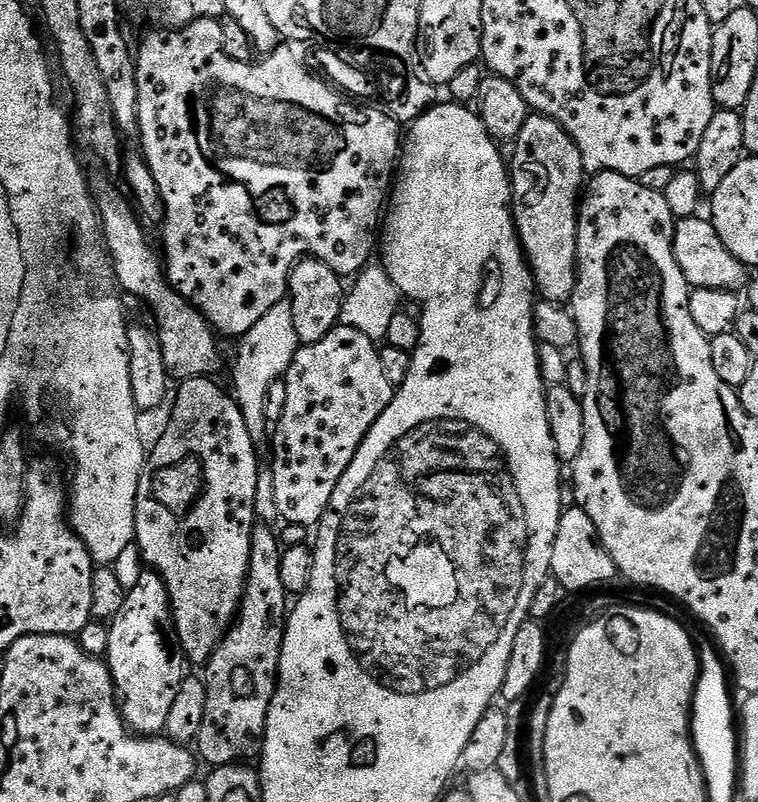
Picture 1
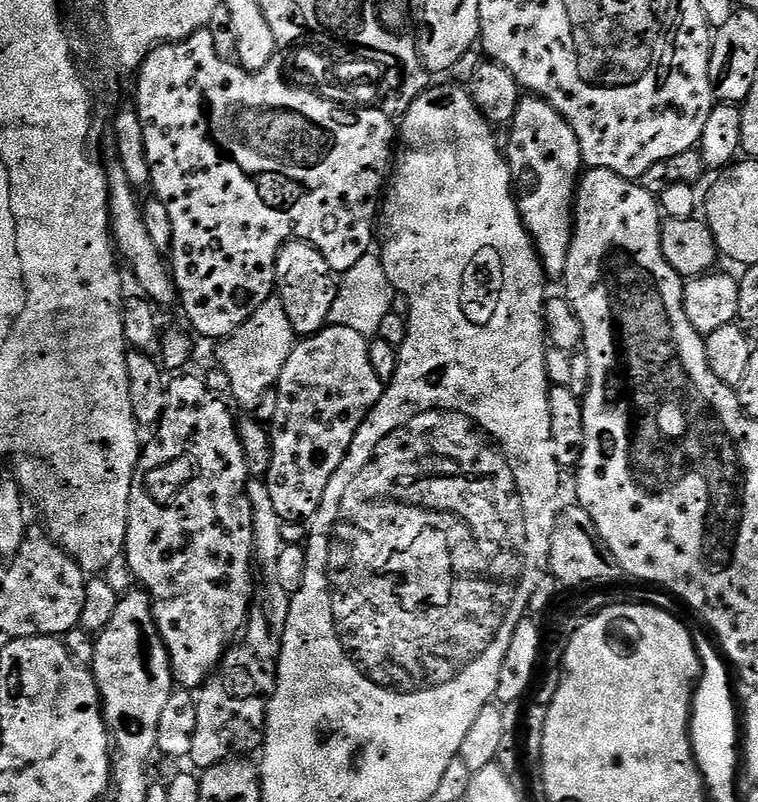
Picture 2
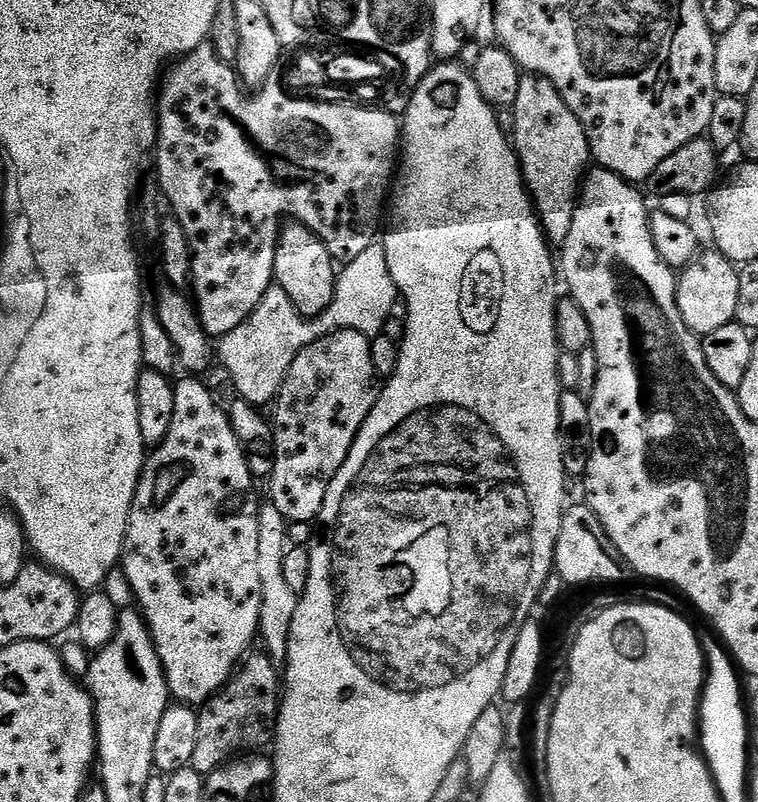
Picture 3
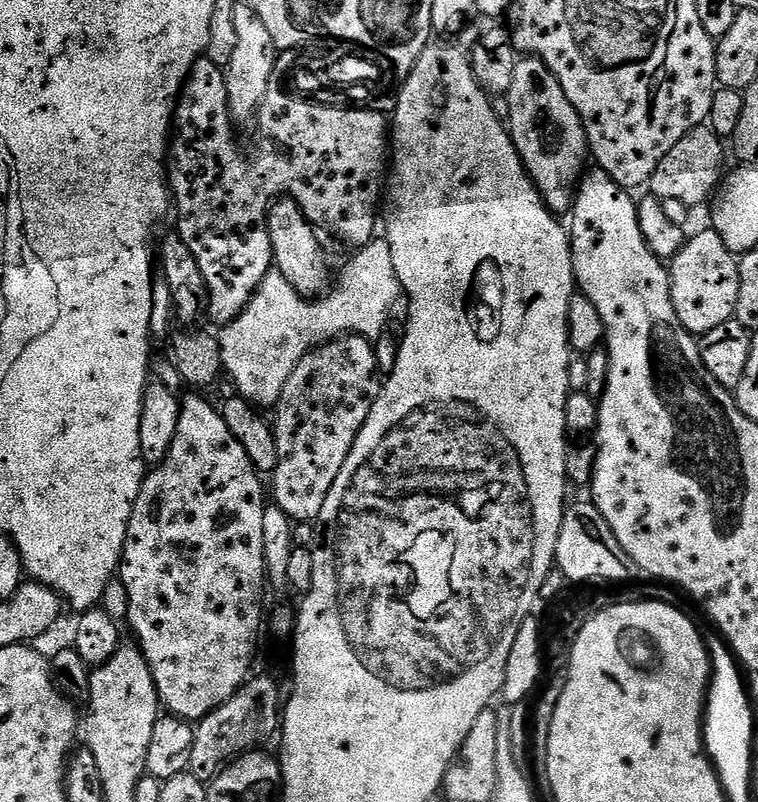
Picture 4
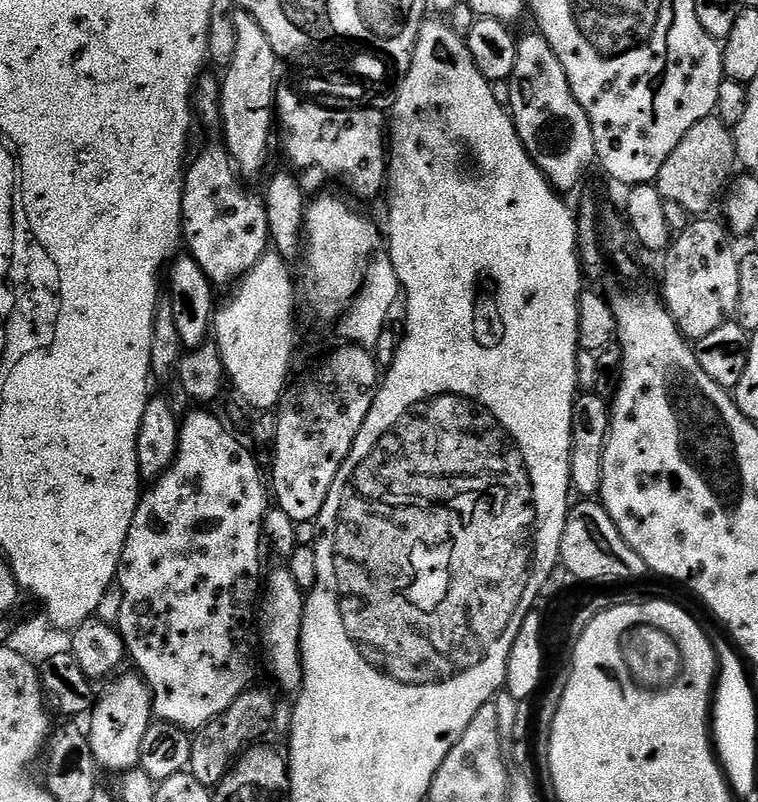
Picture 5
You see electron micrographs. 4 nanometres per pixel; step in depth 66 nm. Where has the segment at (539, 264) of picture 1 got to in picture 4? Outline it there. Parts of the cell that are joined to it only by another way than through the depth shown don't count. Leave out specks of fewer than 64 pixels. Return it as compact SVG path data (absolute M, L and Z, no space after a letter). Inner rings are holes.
M538 58L520 59L506 100L508 135L518 150L520 161L532 177L532 184L540 191L544 205L554 214L571 213L576 189L580 187L586 168L584 159L587 161L590 156L588 135L578 110L570 106L566 90L562 90L558 78L554 78L552 71Z

